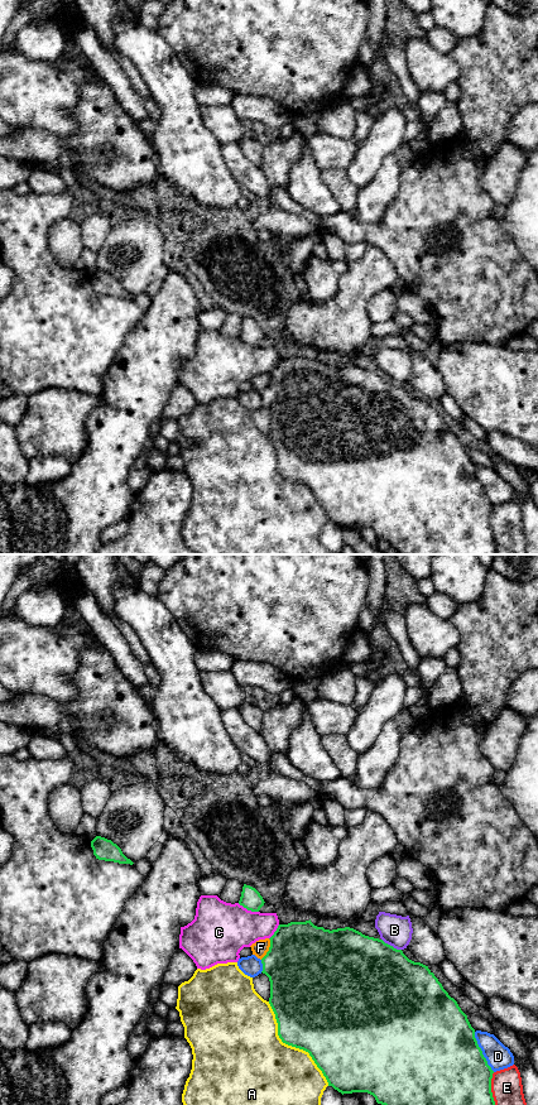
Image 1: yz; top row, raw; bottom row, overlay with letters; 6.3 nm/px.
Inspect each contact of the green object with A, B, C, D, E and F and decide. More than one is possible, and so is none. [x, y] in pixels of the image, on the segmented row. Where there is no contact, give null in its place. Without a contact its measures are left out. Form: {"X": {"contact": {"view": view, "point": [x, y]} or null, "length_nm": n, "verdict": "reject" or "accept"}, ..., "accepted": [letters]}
{"A": {"contact": {"view": "yz", "point": [292, 1046]}, "length_nm": 650, "verdict": "reject"}, "B": {"contact": {"view": "yz", "point": [392, 946]}, "length_nm": 150, "verdict": "reject"}, "C": {"contact": {"view": "yz", "point": [248, 909]}, "length_nm": 150, "verdict": "reject"}, "D": {"contact": {"view": "yz", "point": [481, 1052]}, "length_nm": 280, "verdict": "reject"}, "E": {"contact": {"view": "yz", "point": [490, 1089]}, "length_nm": 200, "verdict": "reject"}, "F": {"contact": {"view": "yz", "point": [269, 949]}, "length_nm": 150, "verdict": "reject"}, "accepted": []}

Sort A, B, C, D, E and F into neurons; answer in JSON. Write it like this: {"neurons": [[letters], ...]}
{"neurons": [["A"], ["B"], ["C"], ["D", "F"], ["E"]]}

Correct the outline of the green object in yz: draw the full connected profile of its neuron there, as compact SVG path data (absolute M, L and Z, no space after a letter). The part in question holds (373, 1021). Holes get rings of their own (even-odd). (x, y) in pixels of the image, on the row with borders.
M311 919L279 924L269 940L269 951L261 959L261 972L270 981L269 1004L278 1023L278 1036L283 1043L308 1052L326 1077L328 1086L332 1086L342 1095L368 1092L381 1105L495 1105L491 1092L494 1071L487 1065L477 1044L475 1029L457 1001L448 995L428 966L409 960L402 950L394 948L383 940L365 936L350 927L325 929L314 926Z

